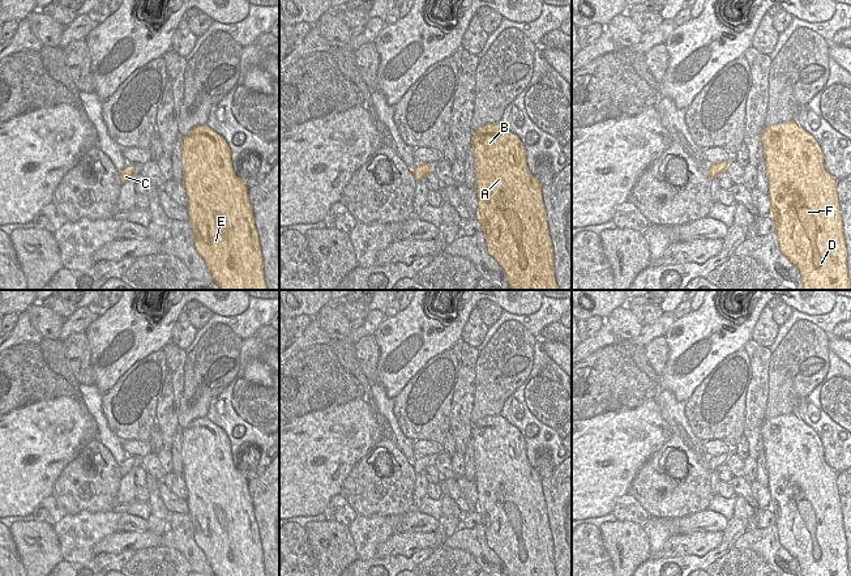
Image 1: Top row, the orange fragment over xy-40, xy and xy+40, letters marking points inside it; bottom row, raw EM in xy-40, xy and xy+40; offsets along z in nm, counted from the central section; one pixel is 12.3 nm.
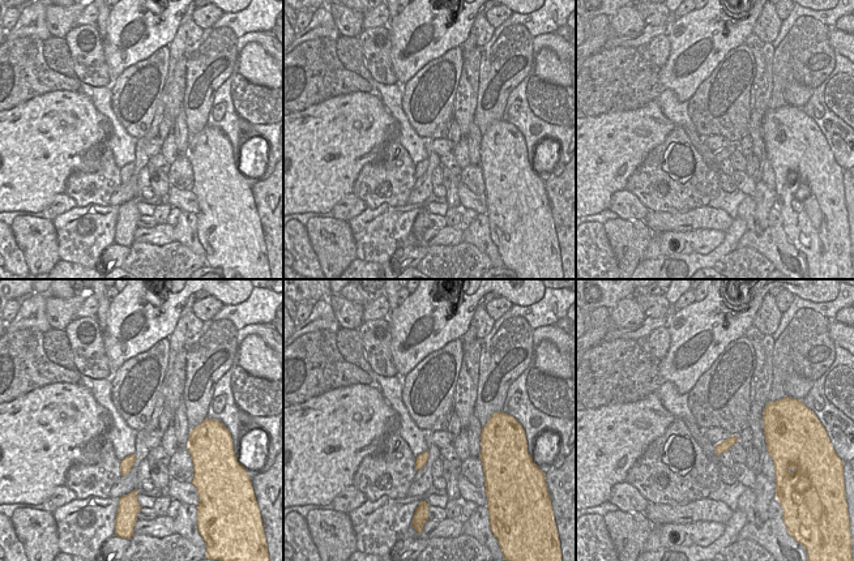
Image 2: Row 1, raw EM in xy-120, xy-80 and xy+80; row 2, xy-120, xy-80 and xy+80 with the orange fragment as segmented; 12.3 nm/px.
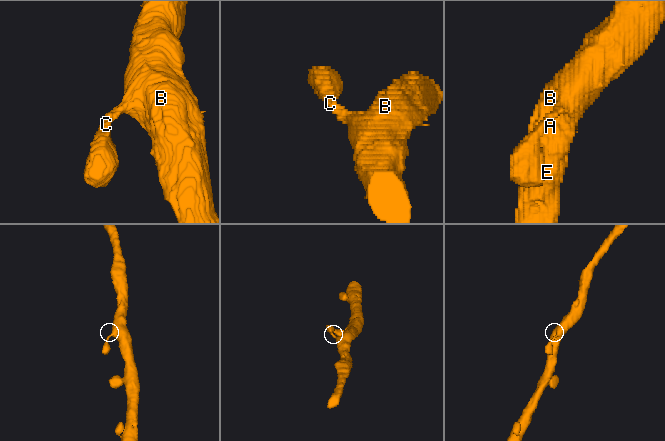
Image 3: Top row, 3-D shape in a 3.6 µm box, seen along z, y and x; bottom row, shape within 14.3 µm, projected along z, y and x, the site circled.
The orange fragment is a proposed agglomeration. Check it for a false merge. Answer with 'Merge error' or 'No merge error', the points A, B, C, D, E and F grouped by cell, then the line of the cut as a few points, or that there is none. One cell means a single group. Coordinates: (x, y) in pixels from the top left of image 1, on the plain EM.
No merge error. Groups: A B C D E F. No split

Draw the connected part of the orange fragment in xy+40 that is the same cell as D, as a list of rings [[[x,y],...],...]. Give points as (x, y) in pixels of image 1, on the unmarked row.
[[[794,413],[765,419],[761,434],[779,543],[799,562],[803,576],[850,576],[838,473],[826,464],[818,435]]]

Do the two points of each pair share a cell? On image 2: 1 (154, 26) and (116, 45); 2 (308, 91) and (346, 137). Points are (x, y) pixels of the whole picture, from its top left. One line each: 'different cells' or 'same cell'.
1: same cell
2: different cells

